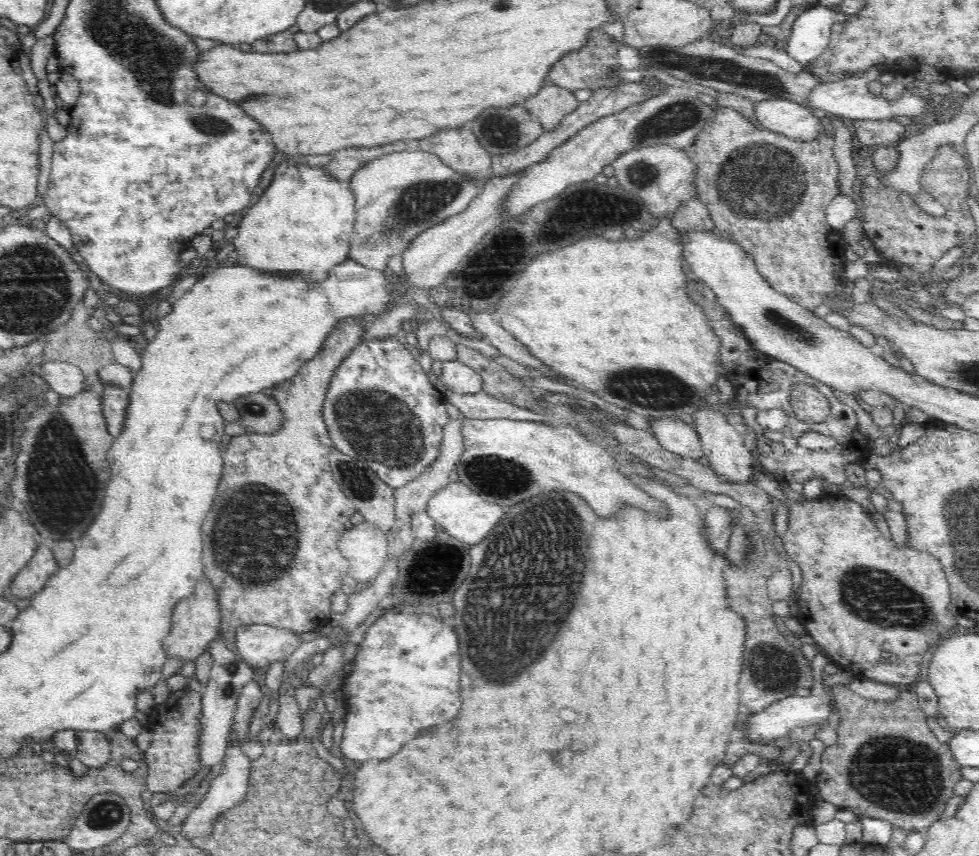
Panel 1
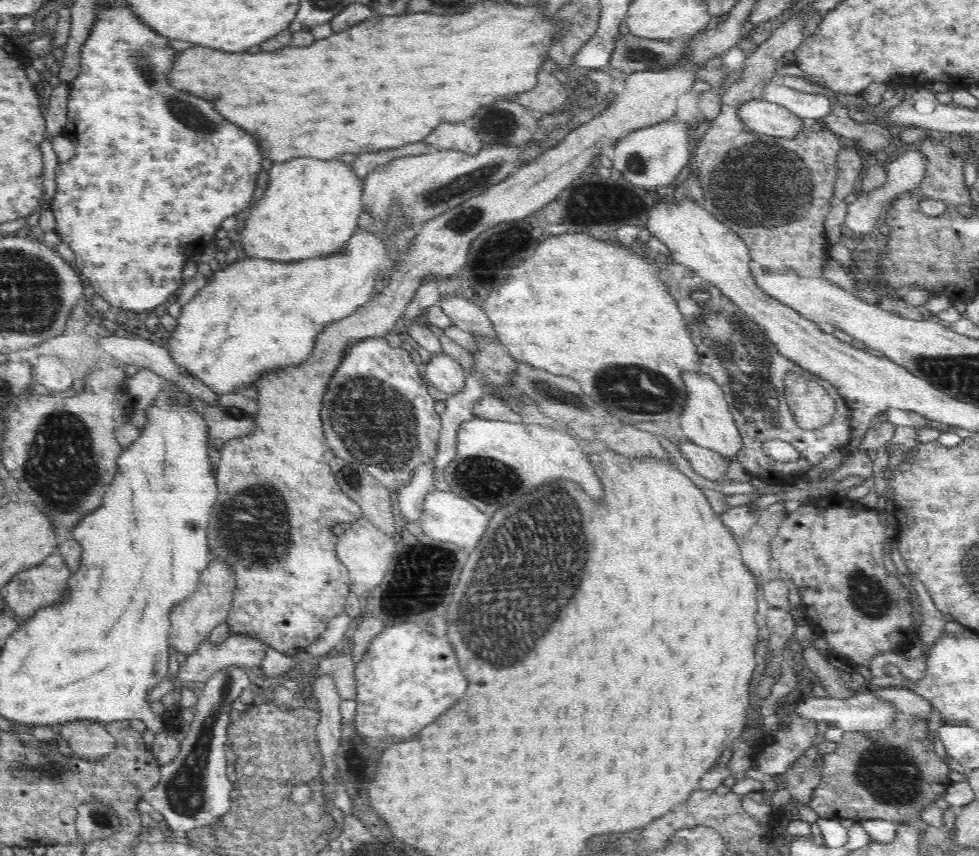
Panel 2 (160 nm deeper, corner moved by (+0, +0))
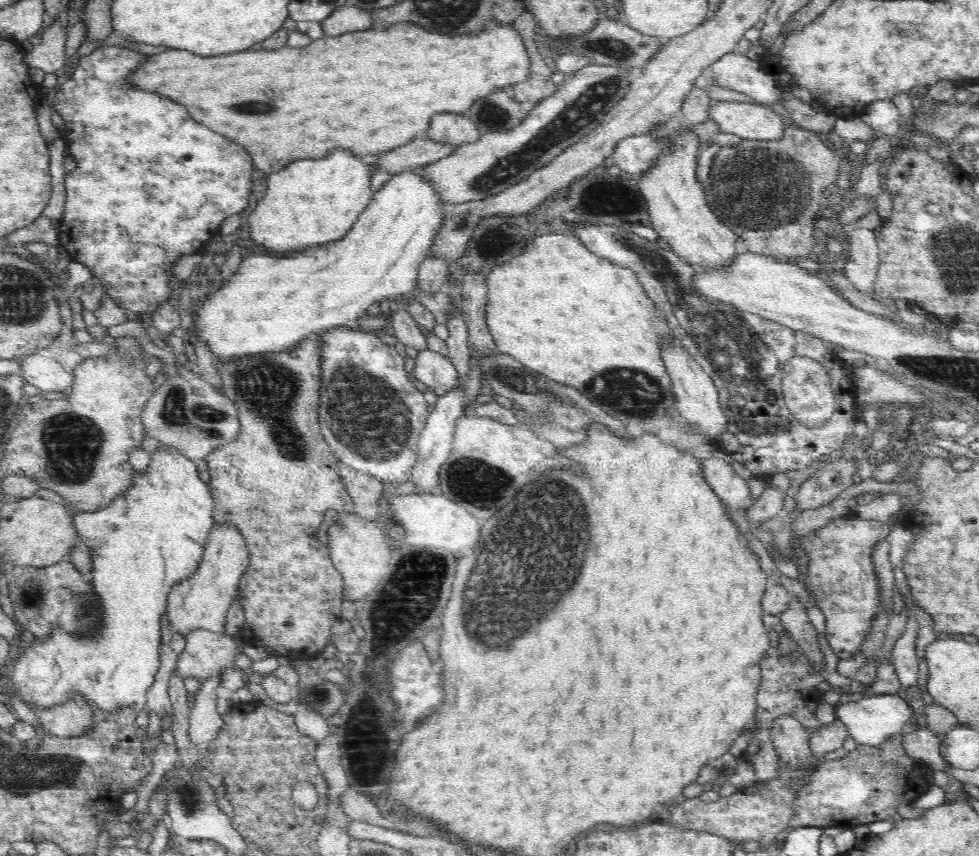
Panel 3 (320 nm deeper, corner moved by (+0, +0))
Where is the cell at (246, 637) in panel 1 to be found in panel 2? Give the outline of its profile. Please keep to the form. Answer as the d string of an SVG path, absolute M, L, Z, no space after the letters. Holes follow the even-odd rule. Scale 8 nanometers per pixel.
M240 633L231 634L221 645L215 645L210 642L210 639L204 639L198 648L192 651L187 659L180 664L179 672L176 675L164 678L162 682L159 682L148 692L148 702L151 704L159 703L167 692L173 690L176 682L206 682L214 672L224 670L224 668L240 666L253 672L261 666L266 649L269 649L269 646L261 638Z

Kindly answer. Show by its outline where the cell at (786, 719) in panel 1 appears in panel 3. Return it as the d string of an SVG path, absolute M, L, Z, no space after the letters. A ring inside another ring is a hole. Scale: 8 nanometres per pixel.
M902 693L899 694L874 694L862 698L860 702L848 702L835 707L835 716L846 725L849 734L858 745L878 747L896 732L908 724L908 720L915 715L912 707L904 700Z

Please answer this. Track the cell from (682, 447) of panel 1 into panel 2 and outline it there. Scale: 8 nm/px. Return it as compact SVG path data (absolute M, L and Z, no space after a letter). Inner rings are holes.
M682 438L682 442L677 447L700 476L712 482L726 483L725 477L729 462L724 460L722 455L709 448L698 446L685 438Z

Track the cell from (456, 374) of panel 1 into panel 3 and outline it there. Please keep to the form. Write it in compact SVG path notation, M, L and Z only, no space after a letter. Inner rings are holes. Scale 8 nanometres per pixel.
M427 348L419 351L418 356L416 356L413 375L439 397L460 383L452 361Z

